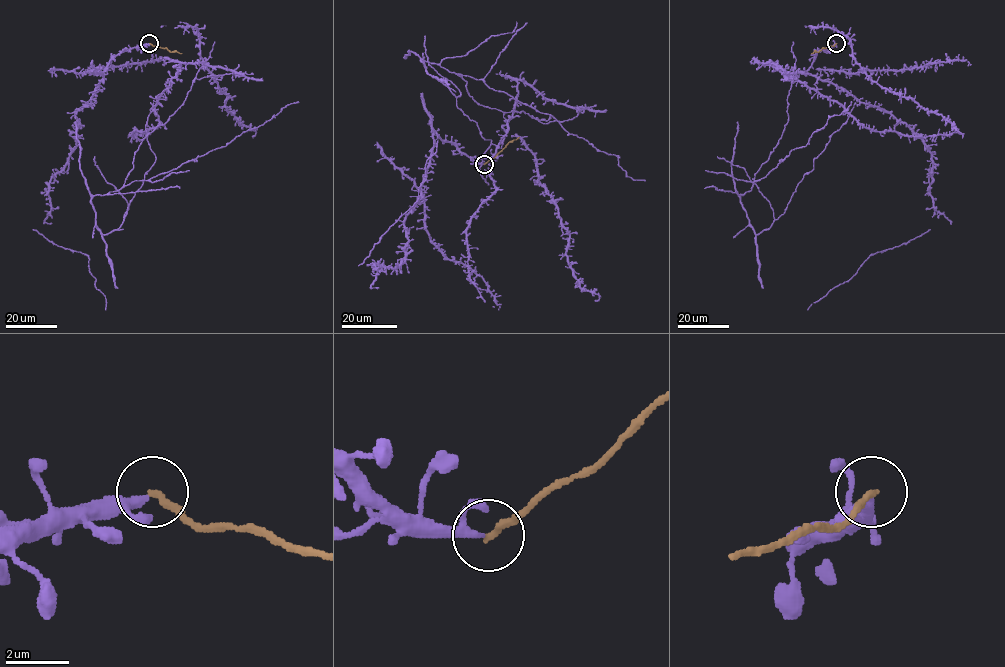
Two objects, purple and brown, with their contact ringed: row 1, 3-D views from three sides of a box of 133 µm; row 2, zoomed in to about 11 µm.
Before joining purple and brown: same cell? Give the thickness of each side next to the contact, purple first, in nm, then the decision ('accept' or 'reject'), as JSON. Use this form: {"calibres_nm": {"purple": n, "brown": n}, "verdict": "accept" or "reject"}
{"calibres_nm": {"purple": 200, "brown": 240}, "verdict": "reject"}

